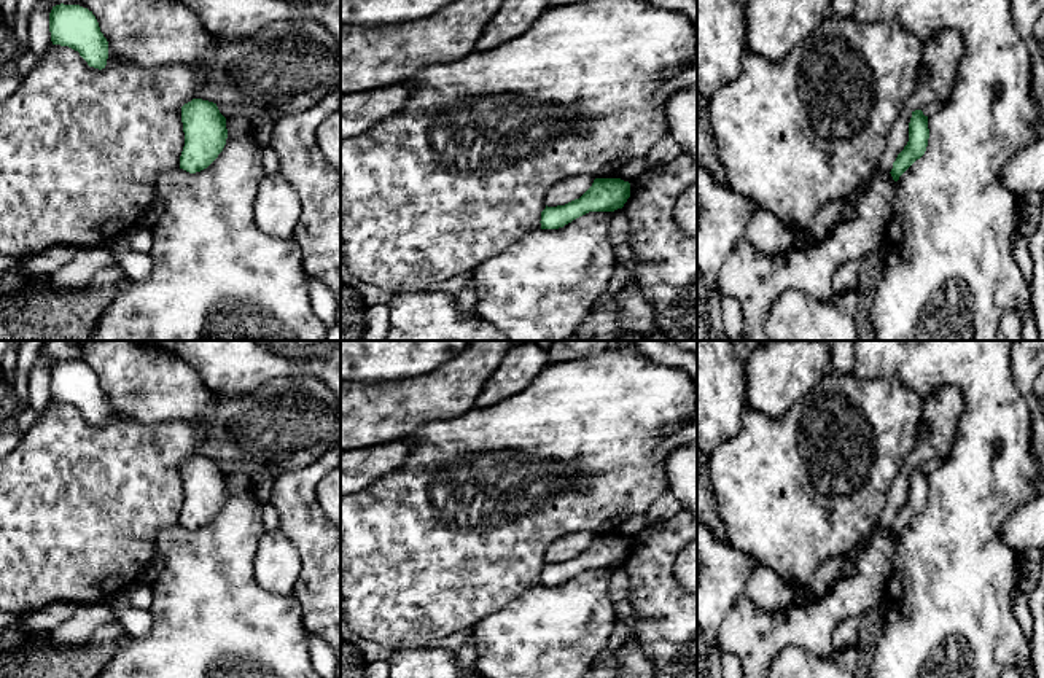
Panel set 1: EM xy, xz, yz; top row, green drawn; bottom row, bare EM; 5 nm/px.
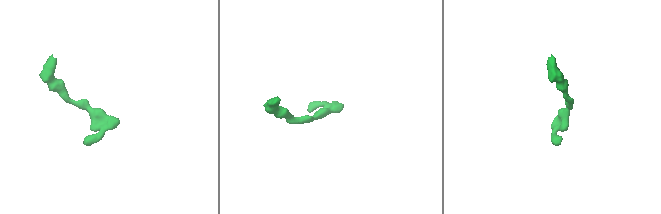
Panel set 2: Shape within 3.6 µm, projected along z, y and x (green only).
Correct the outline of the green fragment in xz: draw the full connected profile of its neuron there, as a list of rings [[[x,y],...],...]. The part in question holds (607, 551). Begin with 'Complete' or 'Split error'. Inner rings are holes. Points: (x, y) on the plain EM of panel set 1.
Complete. [[[595,535],[592,543],[565,562],[541,568],[541,586],[559,586],[589,568],[614,568],[630,554],[630,540],[621,535]]]

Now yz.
Complete. [[[921,466],[912,468],[912,474],[909,479],[909,498],[904,506],[898,511],[893,519],[891,533],[894,538],[917,517],[920,516],[928,503],[929,485],[928,485],[928,473],[923,471]]]

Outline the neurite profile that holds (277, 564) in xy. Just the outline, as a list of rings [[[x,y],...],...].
[[[282,530],[264,532],[255,552],[255,579],[274,594],[293,595],[302,562]]]

